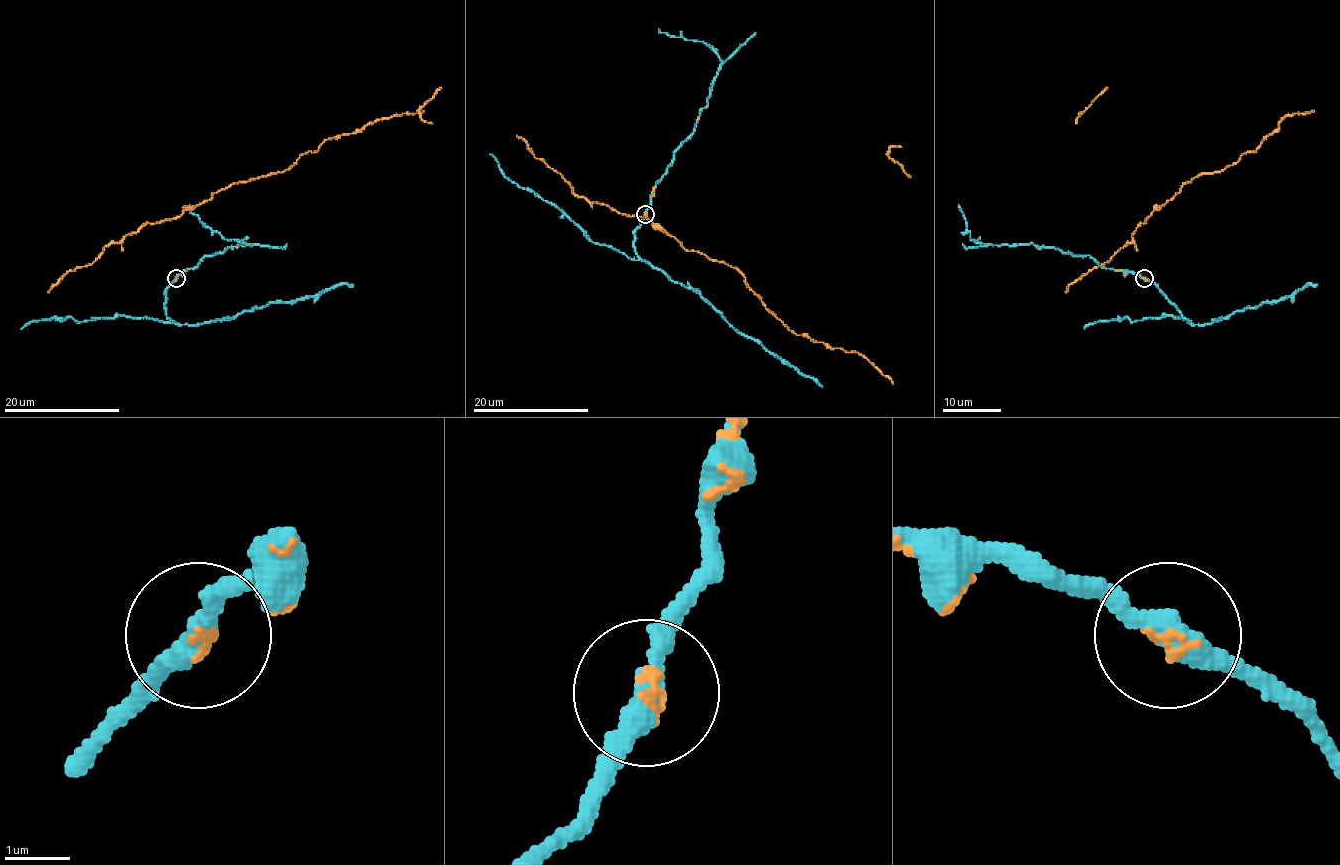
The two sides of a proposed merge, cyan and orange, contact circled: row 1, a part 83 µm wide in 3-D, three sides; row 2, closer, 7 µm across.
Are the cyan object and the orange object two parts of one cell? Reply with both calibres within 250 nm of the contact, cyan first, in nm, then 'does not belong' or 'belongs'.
360 nm thick on the cyan side, 110 nm on the other; belongs

